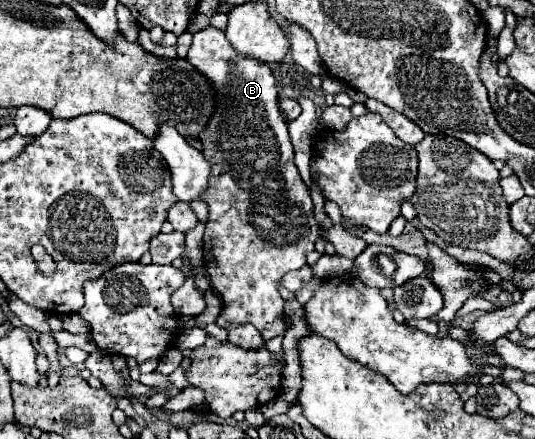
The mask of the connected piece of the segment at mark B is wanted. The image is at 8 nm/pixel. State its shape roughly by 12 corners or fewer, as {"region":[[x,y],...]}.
{"region":[[225,33],[215,89],[203,253],[219,327],[285,331],[277,285],[319,227],[267,63]]}

